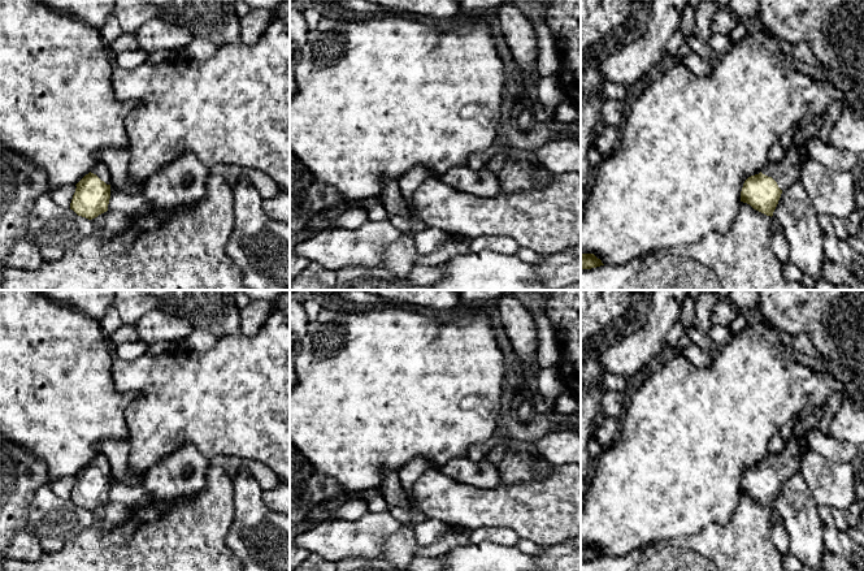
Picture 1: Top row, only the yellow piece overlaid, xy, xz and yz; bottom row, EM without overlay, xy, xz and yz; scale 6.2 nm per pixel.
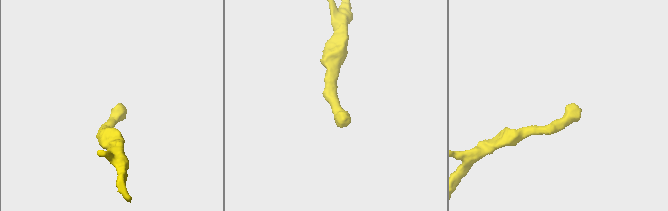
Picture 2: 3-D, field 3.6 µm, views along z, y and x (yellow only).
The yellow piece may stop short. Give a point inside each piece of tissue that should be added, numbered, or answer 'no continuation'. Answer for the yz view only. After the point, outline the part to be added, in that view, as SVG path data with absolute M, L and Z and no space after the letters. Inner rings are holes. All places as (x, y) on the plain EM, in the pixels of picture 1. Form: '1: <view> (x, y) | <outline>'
1: yz (789, 462) | M791 438L786 441L786 446L780 454L768 454L761 464L772 468L781 481L786 481L795 473L800 472L802 459L808 449L803 449L800 444Z

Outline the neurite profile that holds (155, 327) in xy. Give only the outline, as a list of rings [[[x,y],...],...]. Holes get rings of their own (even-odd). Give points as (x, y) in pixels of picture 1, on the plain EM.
[[[151,311],[136,321],[139,341],[147,345],[166,341],[178,343],[195,329],[183,317],[162,311]]]

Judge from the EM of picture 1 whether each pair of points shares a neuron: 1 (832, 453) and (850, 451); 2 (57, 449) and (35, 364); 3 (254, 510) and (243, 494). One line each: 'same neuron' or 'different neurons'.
1: same neuron
2: same neuron
3: same neuron

